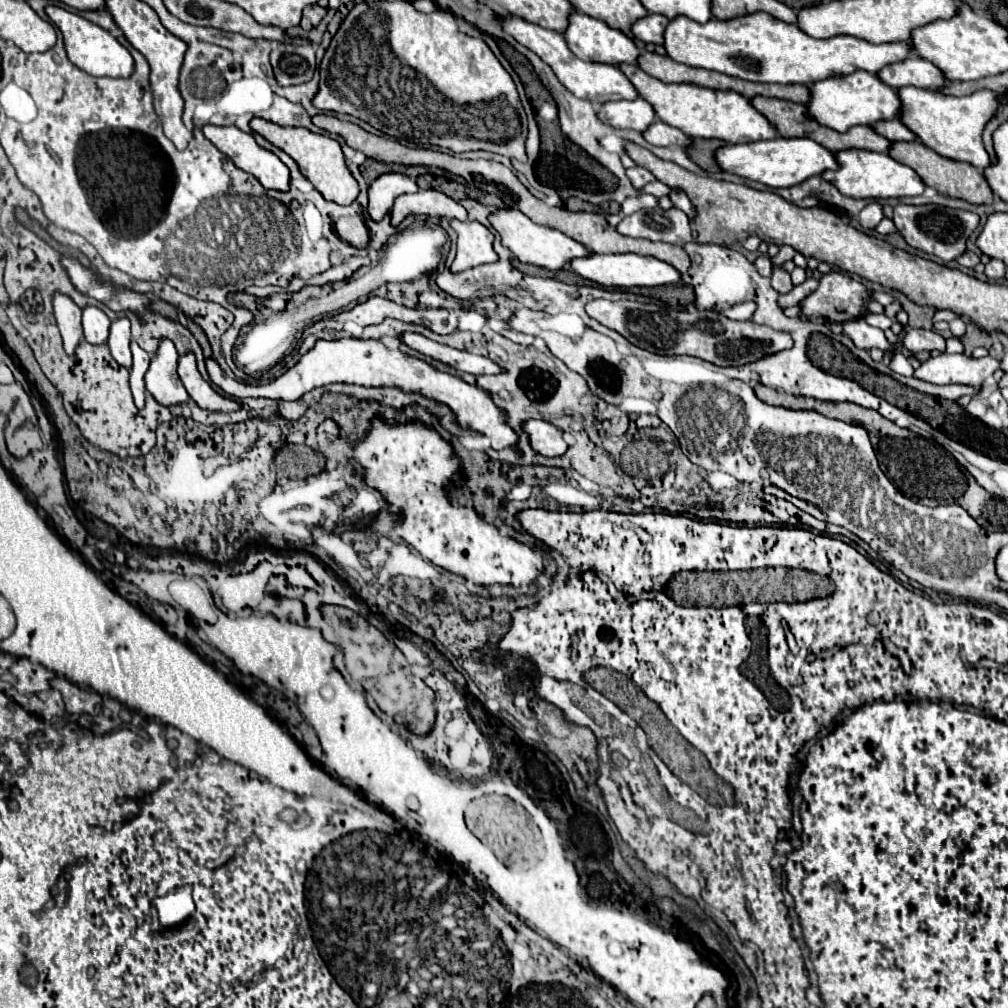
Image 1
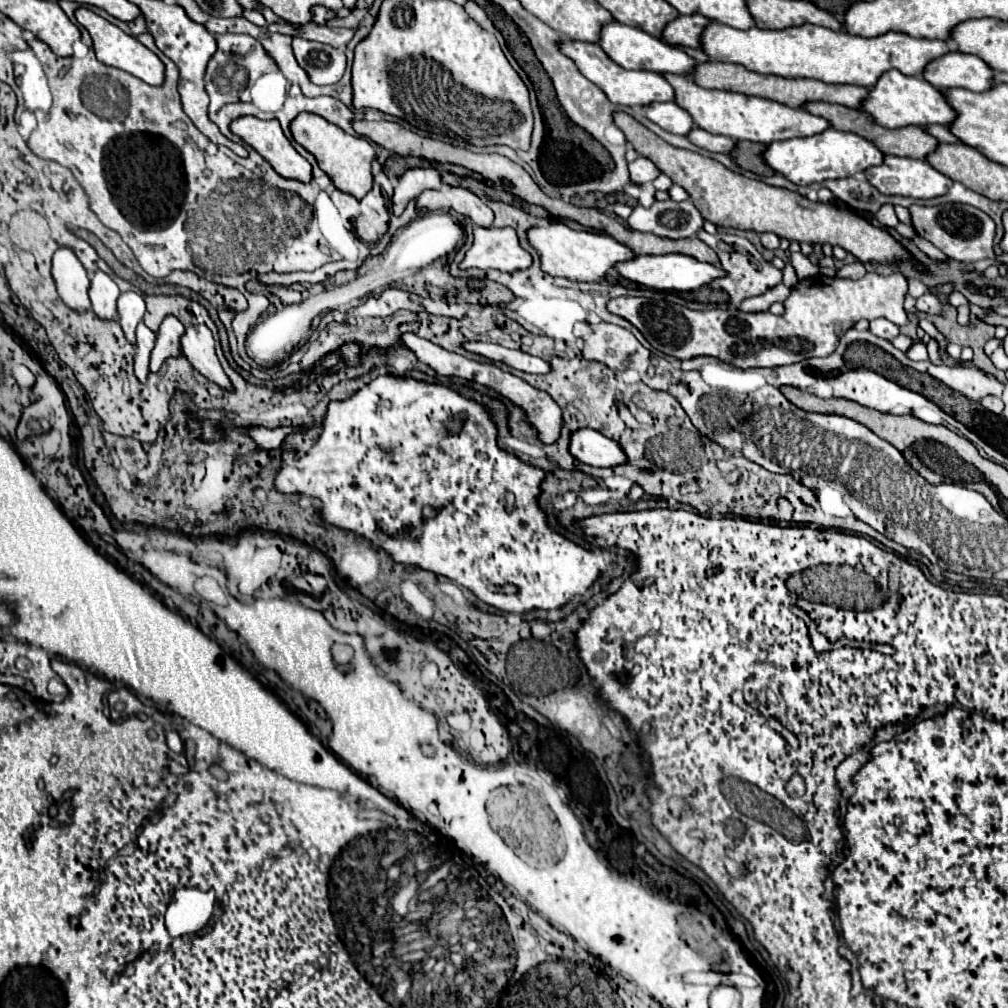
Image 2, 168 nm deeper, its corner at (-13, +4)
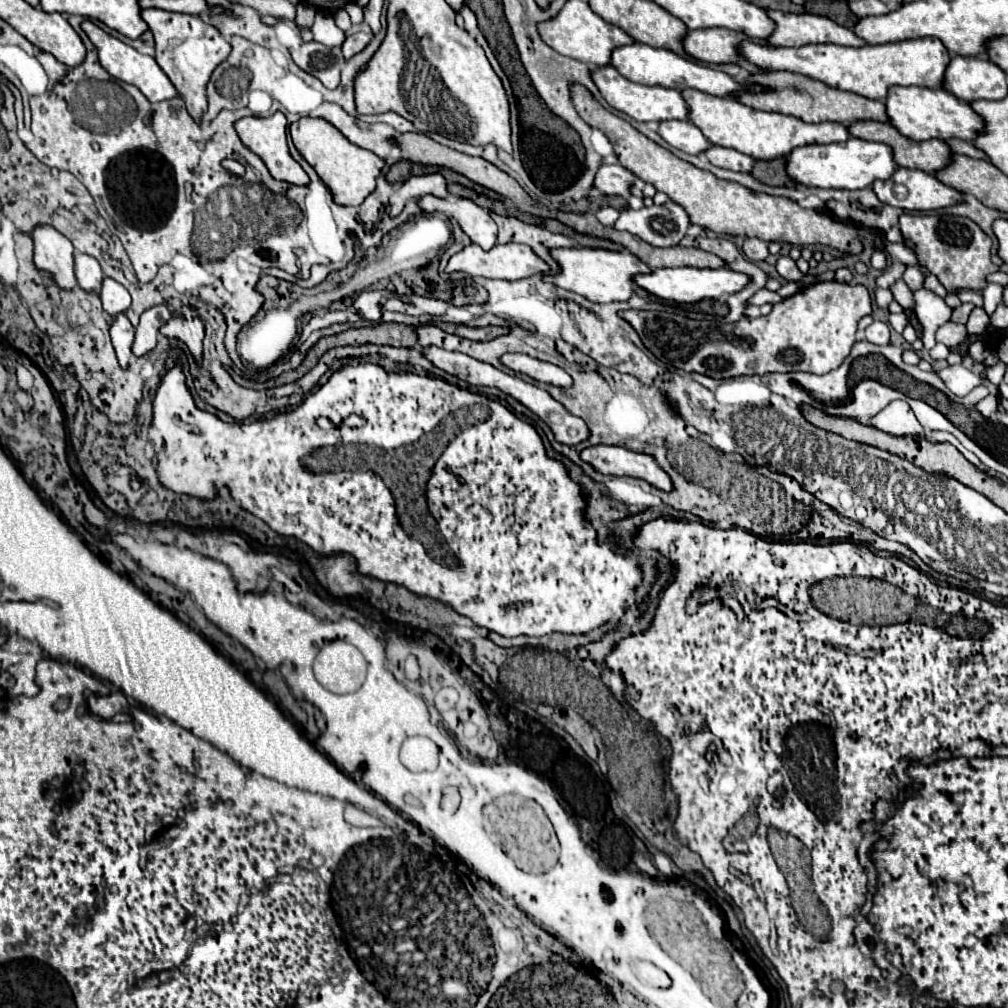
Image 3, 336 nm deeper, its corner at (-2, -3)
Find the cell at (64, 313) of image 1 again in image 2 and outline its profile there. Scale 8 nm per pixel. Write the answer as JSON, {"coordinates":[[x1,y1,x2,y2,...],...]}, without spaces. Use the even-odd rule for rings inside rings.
{"coordinates":[[59,248,53,254,53,268,51,274,57,284,57,292,61,300,75,312,83,314,91,310,89,302,89,278,83,264,69,248]]}

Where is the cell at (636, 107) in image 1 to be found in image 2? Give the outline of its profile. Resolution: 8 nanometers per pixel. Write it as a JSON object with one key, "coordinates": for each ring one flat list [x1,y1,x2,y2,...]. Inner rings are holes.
{"coordinates":[[669,102,669,104,647,104,643,110,645,110,645,116,651,122,655,122,657,126,661,126,663,130,667,130,671,134,685,136,693,128,691,116,683,108,679,108,675,102]]}

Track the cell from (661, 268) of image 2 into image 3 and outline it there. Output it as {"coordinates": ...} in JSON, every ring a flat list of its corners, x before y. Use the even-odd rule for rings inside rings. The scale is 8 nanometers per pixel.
{"coordinates":[[676,267,676,269,656,269,648,275,636,275,636,283,648,293,676,303,698,303,700,299,720,299,742,291,750,285,746,273,736,273,730,267,722,269,696,269,696,267]]}

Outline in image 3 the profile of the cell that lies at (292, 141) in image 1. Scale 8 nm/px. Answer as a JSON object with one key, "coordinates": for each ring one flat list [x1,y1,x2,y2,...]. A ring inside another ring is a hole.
{"coordinates":[[302,117,290,125,292,141,302,157,316,169,320,179,330,187,338,205,360,205,374,189,384,167,384,159,376,153,350,143,332,123,322,117]]}

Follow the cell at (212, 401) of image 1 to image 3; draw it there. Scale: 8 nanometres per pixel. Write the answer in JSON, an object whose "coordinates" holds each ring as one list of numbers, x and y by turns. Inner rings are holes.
{"coordinates":[[172,315,172,319,160,331,166,337,182,339,188,345,196,363,200,365,200,361,202,361,202,339,204,339,204,323,200,321,200,317,184,319,180,315]]}

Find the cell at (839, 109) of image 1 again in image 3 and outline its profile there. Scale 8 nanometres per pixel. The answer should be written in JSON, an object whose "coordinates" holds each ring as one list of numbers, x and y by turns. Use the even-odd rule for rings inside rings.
{"coordinates":[[892,87,886,99,890,123,908,139,928,141,928,139,964,139,974,141,978,133,984,131,984,119,970,107,970,103,960,101,946,89,928,87]]}

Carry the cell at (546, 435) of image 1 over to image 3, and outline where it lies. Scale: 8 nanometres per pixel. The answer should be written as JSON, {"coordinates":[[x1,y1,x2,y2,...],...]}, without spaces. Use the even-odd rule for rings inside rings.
{"coordinates":[[596,445,588,447,582,453,582,459,594,465,600,473,604,475,618,475,618,477,636,477,636,479,646,479,650,485,662,489,662,491,672,491,672,479,654,463,652,455,646,453,636,453,626,447,608,447,608,445]]}

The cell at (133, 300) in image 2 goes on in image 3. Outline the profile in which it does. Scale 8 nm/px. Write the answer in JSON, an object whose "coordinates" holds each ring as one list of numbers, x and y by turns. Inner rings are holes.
{"coordinates":[[106,277,106,279,102,281,100,299,102,299,104,311,110,313,110,315,124,313,124,311,130,307,130,293,126,291,124,285,120,285,118,281,114,281,114,279,110,279,110,277]]}

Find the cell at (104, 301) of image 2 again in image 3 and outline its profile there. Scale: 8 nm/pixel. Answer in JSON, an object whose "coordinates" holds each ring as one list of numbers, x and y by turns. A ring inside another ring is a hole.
{"coordinates":[[74,253,74,273,78,279,78,285,86,291,100,291,104,273,100,263,86,253]]}

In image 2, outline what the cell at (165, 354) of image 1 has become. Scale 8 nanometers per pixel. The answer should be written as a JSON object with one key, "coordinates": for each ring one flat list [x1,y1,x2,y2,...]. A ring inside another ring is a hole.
{"coordinates":[[167,316,157,332,157,344,151,354,151,372,159,372,167,358,181,356,181,336,185,334,183,324,175,316]]}

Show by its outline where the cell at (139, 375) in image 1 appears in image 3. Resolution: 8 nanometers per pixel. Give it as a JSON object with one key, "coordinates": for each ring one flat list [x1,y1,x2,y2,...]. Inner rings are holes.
{"coordinates":[[118,313,114,317,110,317,110,337,112,337,112,345,116,349,120,367,126,369,130,359,132,359,132,341,134,341,134,327,128,321,128,317,124,313]]}

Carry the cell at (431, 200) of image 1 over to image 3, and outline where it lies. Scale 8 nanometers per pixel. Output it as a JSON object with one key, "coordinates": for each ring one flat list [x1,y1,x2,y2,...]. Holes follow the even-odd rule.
{"coordinates":[[424,195,420,199,420,207,428,213,444,213,450,219,456,219,462,231,470,237,472,243,480,245,482,249,490,249,496,245,498,227,490,217,488,209,478,207,470,199,440,199,434,195]]}

